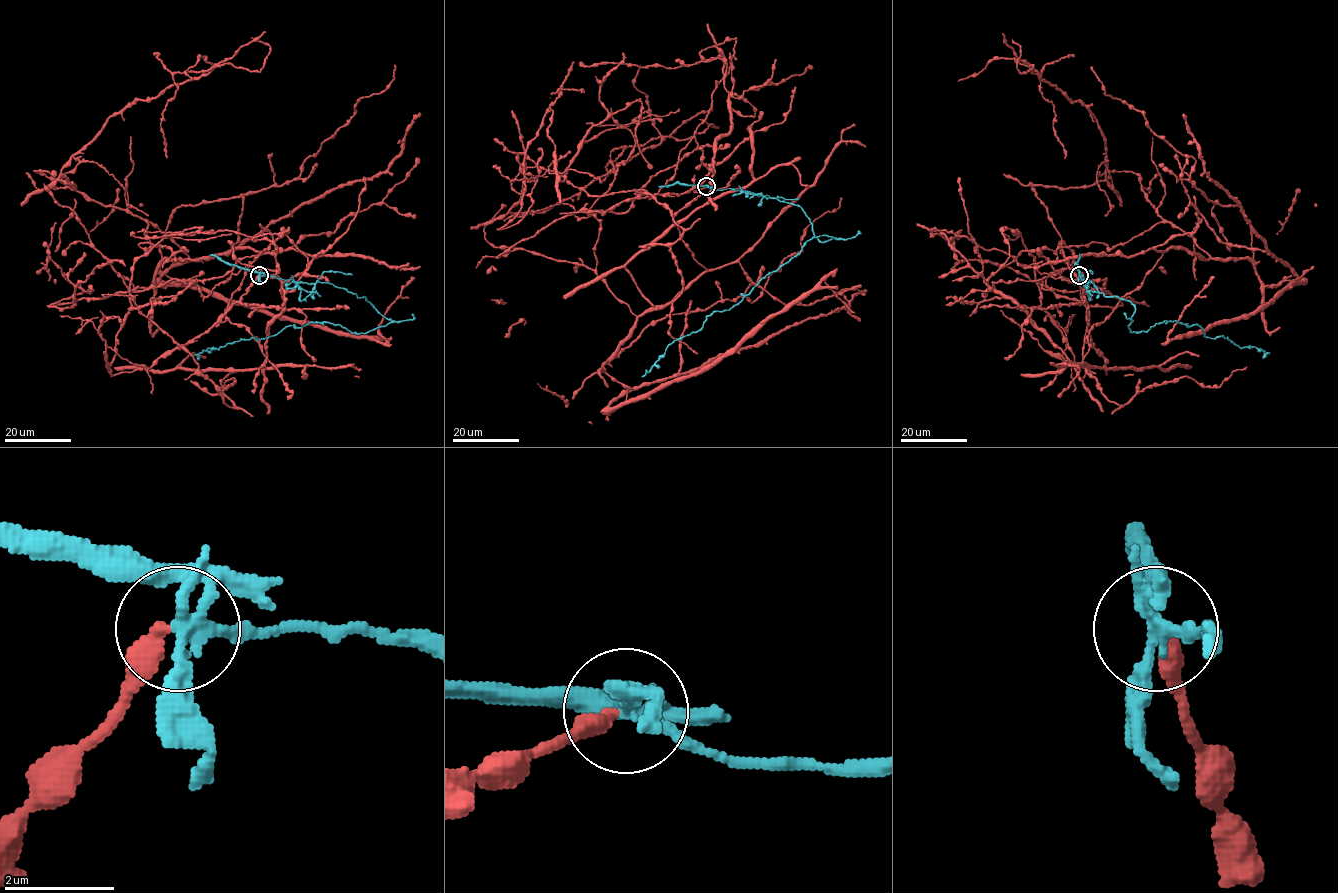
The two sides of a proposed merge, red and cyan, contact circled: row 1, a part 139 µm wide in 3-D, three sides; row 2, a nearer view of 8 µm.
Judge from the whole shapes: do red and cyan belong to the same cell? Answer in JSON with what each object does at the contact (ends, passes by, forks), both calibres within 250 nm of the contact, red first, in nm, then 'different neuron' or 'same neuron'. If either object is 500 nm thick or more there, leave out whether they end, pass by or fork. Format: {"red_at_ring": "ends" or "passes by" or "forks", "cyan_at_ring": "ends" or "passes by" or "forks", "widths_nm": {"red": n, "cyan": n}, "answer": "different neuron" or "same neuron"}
{"red_at_ring": "ends", "cyan_at_ring": "forks", "widths_nm": {"red": 340, "cyan": 240}, "answer": "different neuron"}

